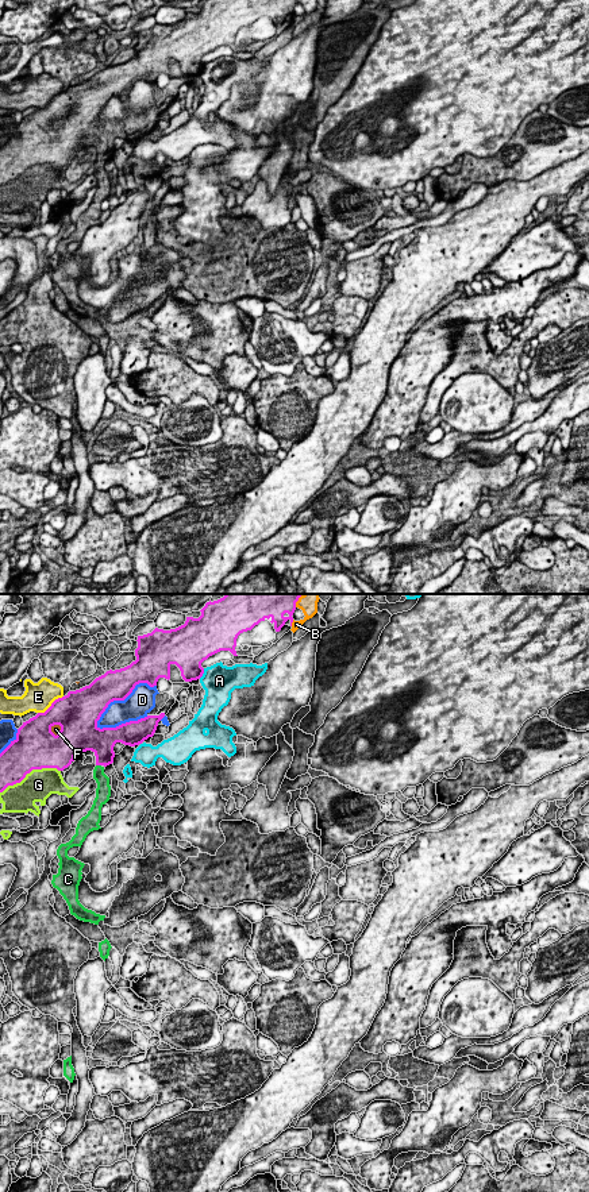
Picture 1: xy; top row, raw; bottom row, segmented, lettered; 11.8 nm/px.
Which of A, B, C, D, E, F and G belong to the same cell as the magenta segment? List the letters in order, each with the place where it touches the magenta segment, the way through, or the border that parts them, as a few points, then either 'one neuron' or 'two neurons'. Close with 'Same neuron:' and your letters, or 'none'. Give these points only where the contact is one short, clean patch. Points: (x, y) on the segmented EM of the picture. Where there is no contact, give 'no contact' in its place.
A: meets magenta in xy at (203, 672); two neurons
B: meets magenta in xy at (292, 621); two neurons
C: meets magenta in xy at (99, 764); runs through xy (101, 744), (99, 764), (99, 776), (101, 779); one neuron
D: meets magenta in xy at (122, 699); two neurons
E: meets magenta in xy at (52, 705); two neurons
F: meets magenta in xy at (60, 730); two neurons
G: meets magenta in xy at (30, 771); one neuron
Same neuron: C, G

